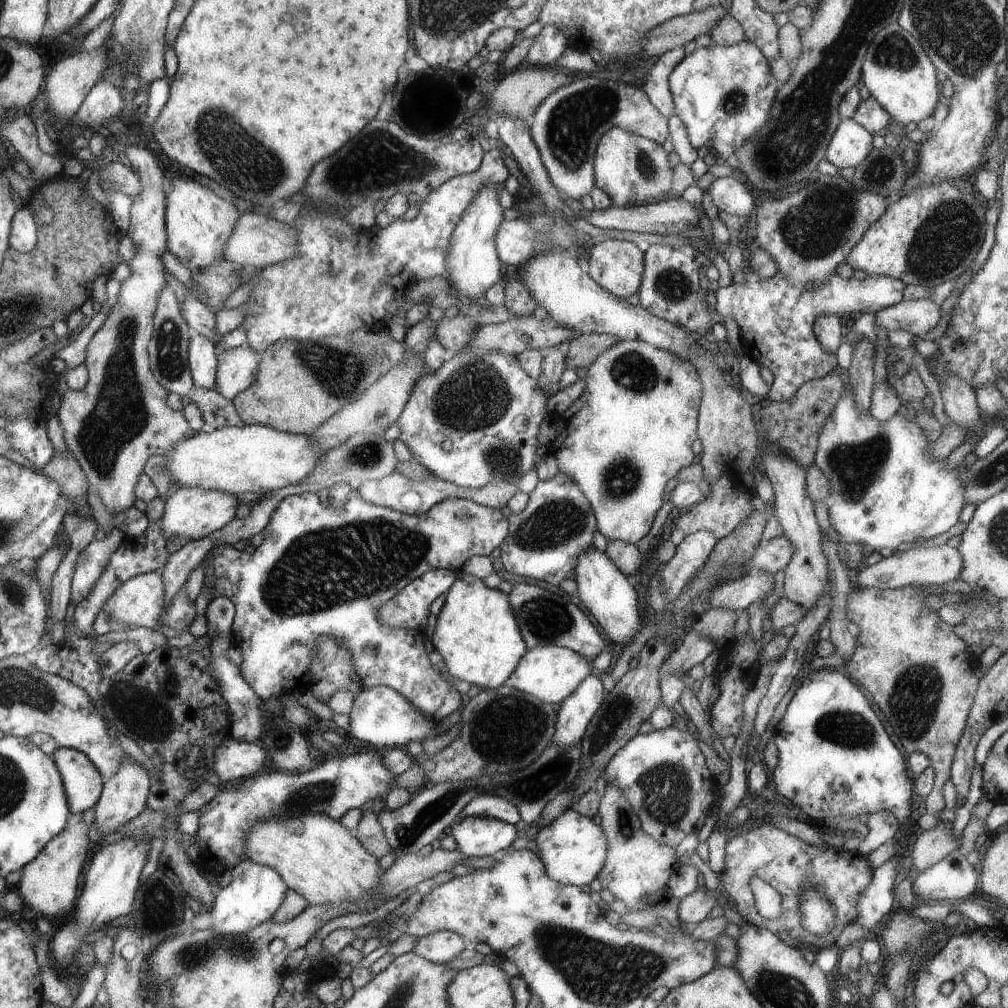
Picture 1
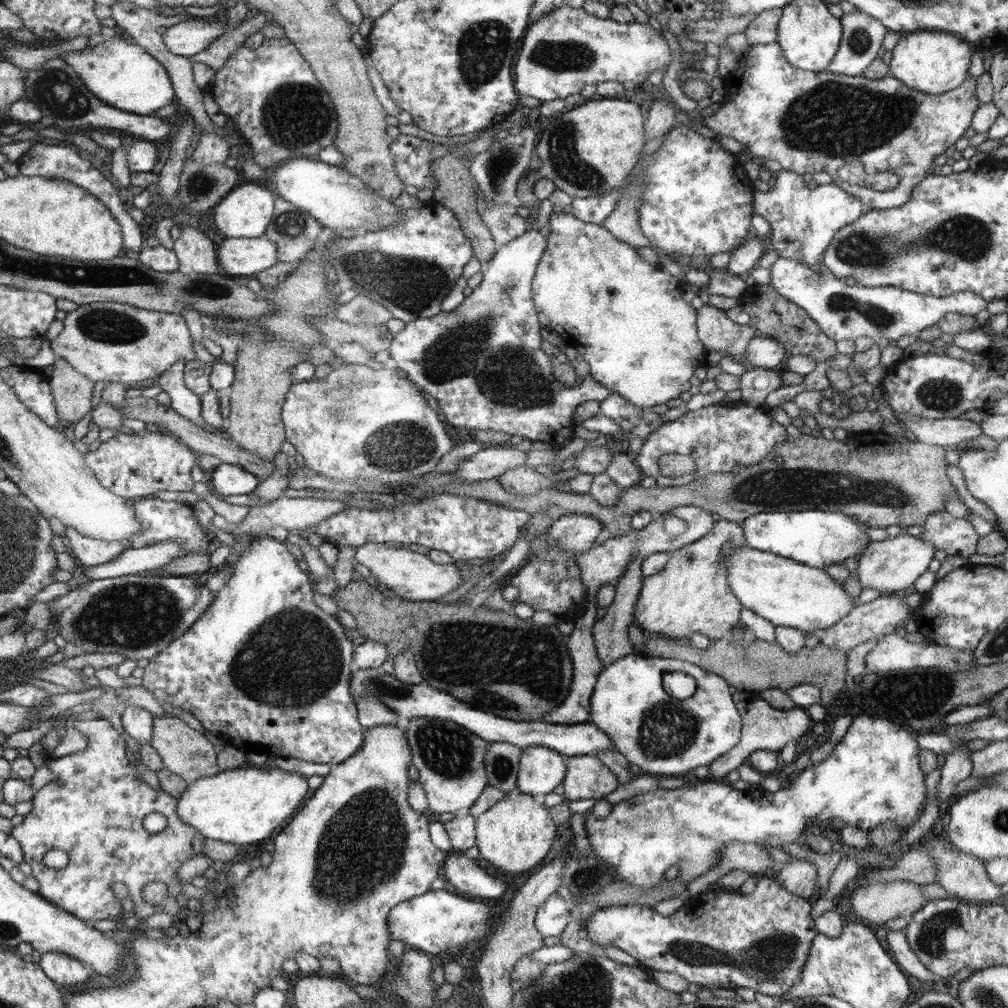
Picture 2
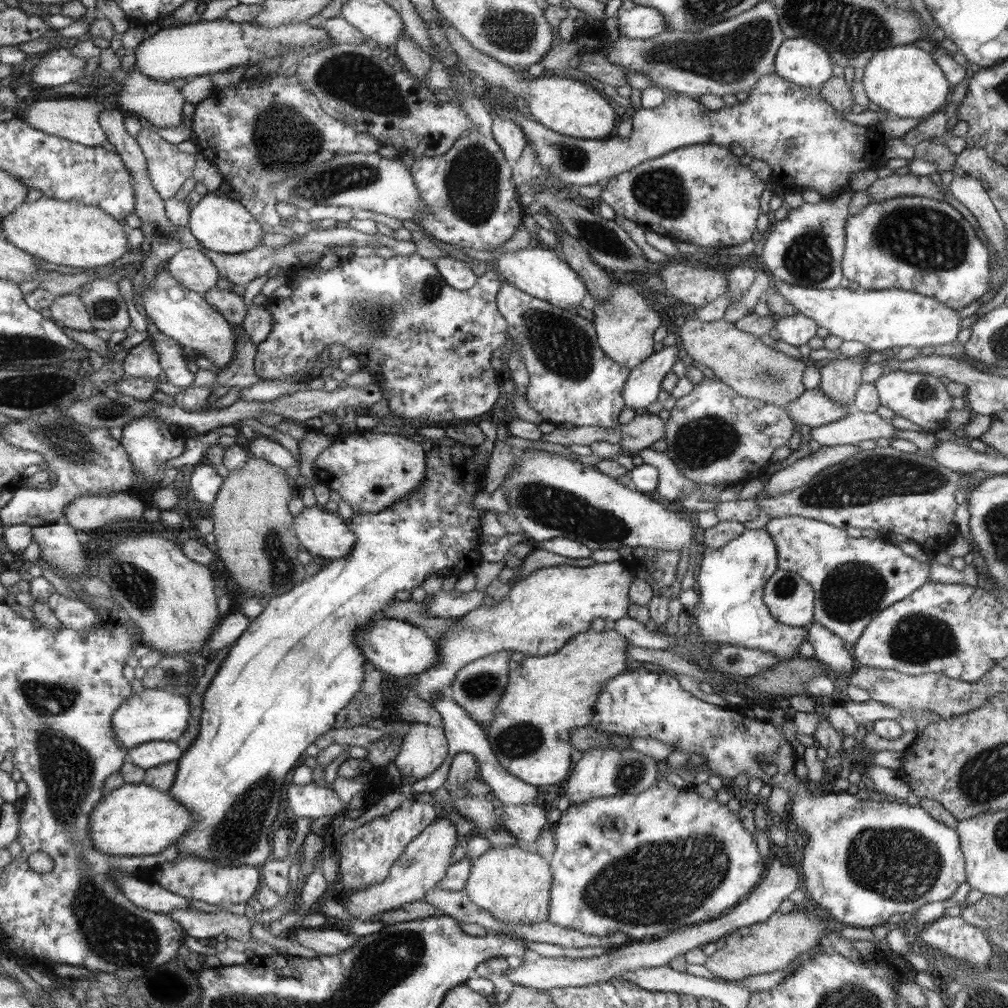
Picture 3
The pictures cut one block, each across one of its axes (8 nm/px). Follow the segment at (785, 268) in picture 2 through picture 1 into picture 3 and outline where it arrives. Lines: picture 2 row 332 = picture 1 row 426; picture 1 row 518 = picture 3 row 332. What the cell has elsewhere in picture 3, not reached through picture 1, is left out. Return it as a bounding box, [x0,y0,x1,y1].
[772,277,962,352]

